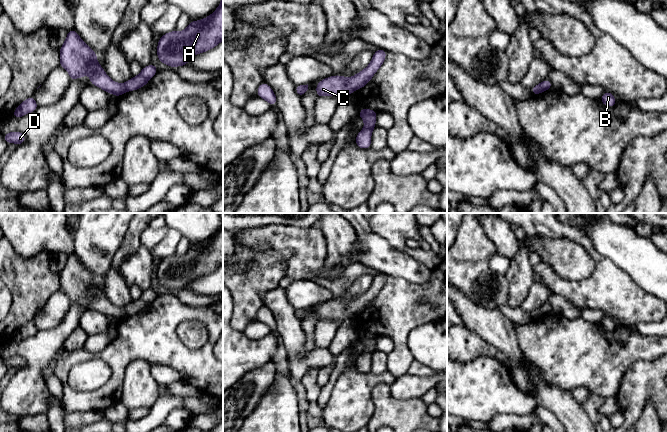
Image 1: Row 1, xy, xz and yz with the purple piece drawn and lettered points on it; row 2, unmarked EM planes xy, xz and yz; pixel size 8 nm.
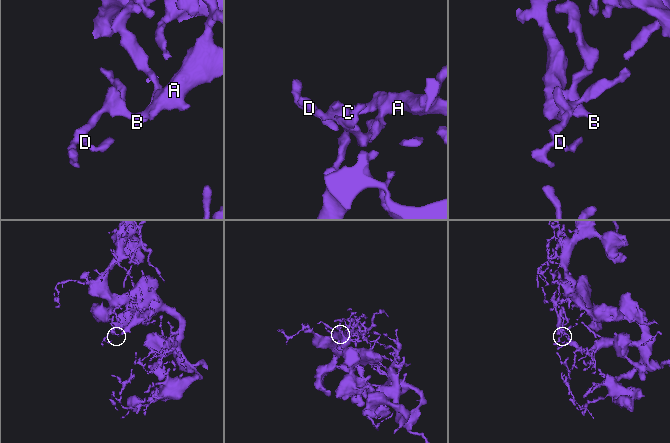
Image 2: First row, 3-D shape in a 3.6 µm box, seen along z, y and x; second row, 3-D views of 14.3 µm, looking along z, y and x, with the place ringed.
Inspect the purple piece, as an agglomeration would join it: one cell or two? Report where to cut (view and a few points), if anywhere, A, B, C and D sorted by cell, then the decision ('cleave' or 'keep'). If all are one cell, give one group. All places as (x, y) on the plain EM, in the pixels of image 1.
no cut; A B C D; keep

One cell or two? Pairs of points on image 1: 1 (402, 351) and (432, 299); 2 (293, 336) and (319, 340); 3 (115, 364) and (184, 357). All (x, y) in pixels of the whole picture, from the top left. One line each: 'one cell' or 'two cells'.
1: one cell
2: two cells
3: one cell

